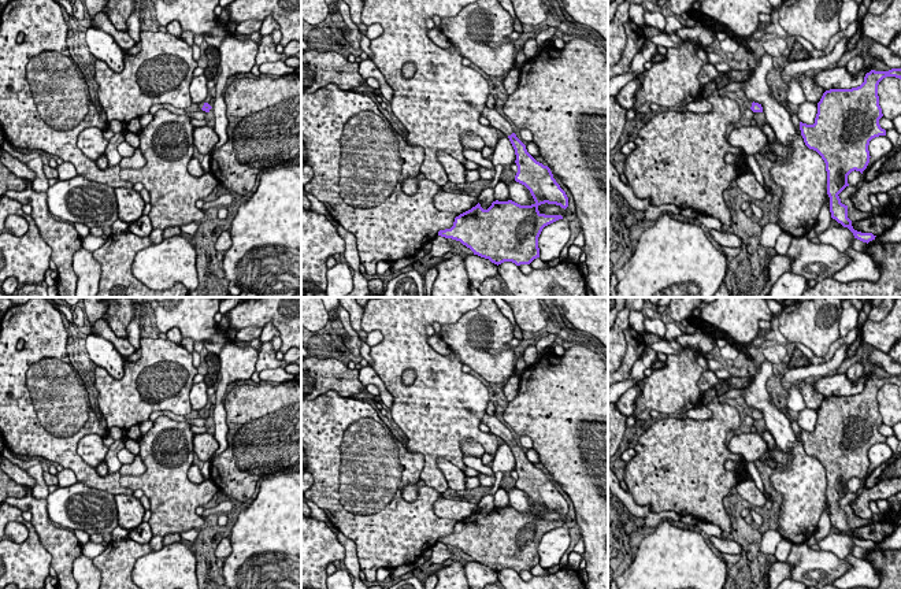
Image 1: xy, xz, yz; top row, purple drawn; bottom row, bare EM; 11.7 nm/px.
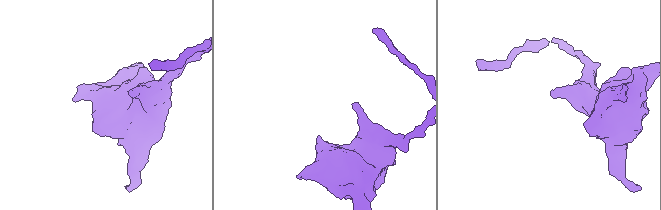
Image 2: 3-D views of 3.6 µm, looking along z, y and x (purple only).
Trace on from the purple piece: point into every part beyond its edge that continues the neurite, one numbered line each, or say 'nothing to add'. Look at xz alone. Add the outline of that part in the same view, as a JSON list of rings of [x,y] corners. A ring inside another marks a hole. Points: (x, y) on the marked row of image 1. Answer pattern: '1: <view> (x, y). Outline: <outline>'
1: xz (496, 119). Outline: [[[485,107],[481,112],[481,116],[486,118],[492,127],[504,133],[507,137],[513,133],[509,122],[496,108],[490,110],[490,108]]]

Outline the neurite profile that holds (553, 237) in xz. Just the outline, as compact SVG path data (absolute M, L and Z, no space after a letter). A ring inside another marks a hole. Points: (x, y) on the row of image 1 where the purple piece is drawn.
M559 219L545 226L538 237L540 259L550 262L560 256L571 237L568 221Z

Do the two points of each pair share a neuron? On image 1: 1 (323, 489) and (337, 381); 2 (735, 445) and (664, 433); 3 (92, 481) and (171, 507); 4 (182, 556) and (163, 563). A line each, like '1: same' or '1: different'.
1: different
2: different
3: different
4: same

